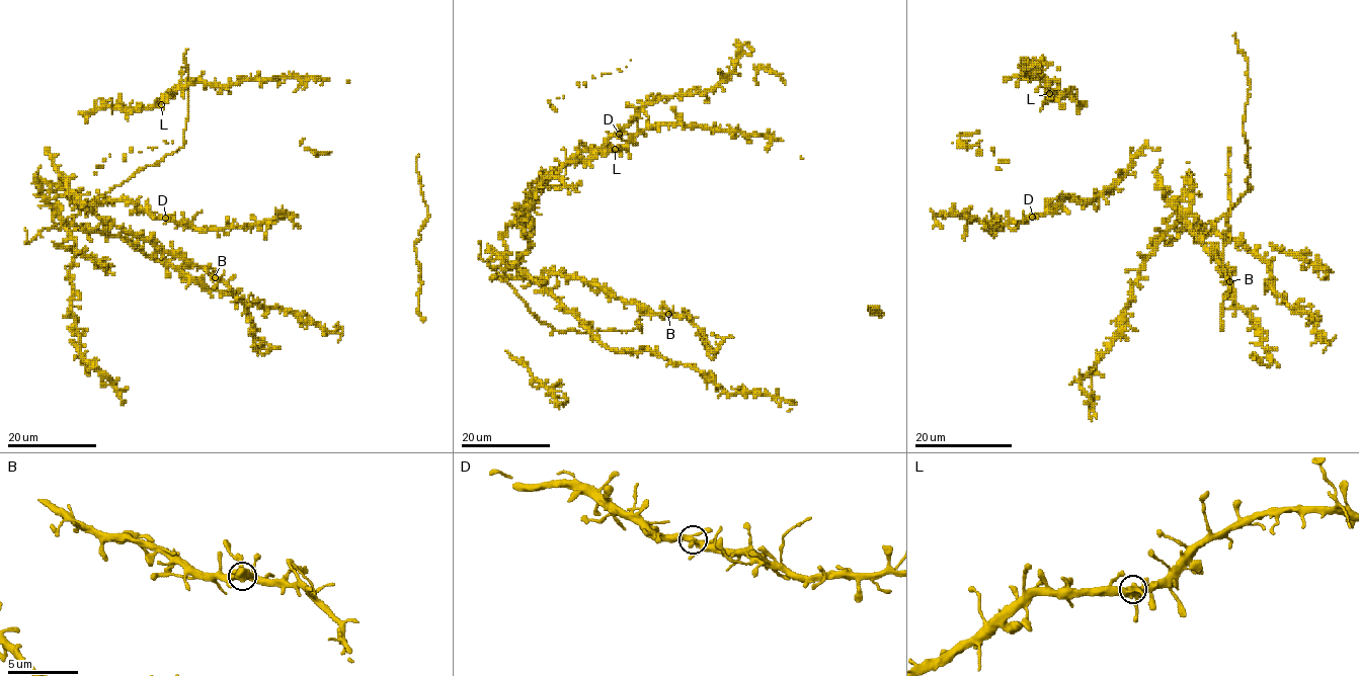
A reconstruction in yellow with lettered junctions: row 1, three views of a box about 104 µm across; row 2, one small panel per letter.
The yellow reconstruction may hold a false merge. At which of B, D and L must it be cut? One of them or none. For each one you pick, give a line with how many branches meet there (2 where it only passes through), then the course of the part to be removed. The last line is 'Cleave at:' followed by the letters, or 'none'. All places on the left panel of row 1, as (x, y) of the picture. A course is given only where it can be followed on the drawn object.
Cleave at: none

